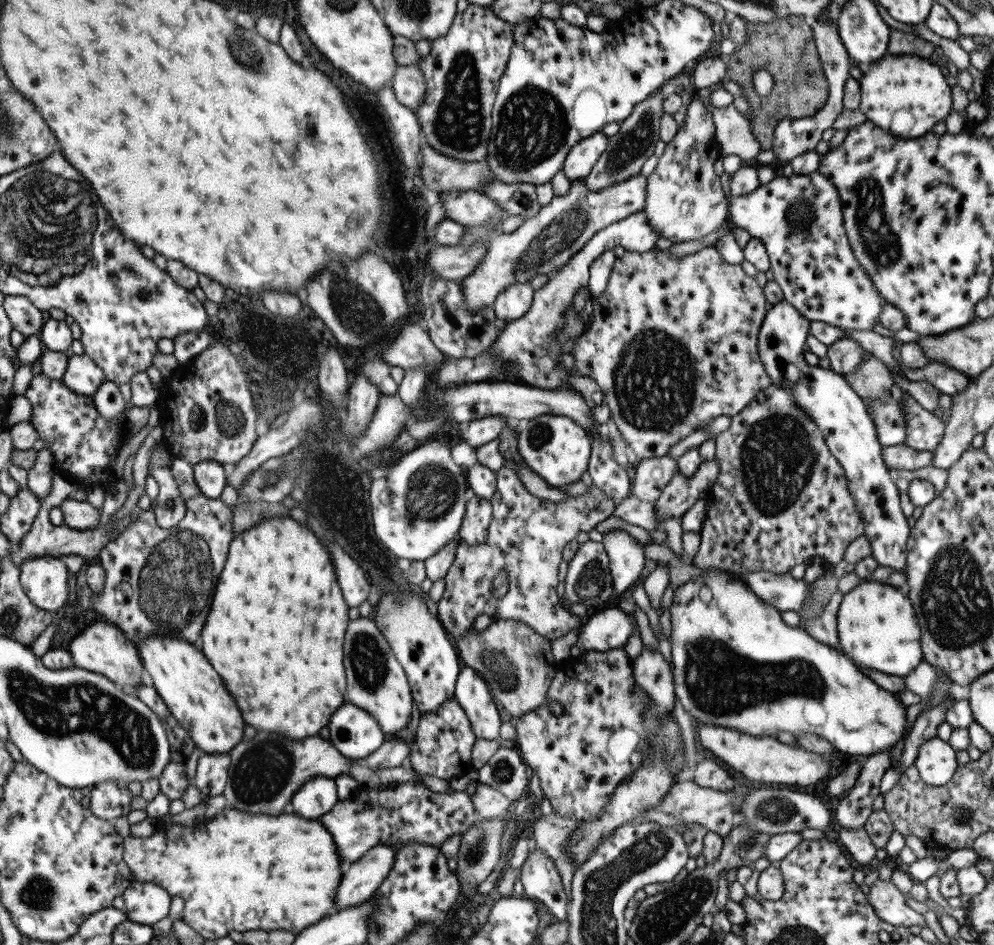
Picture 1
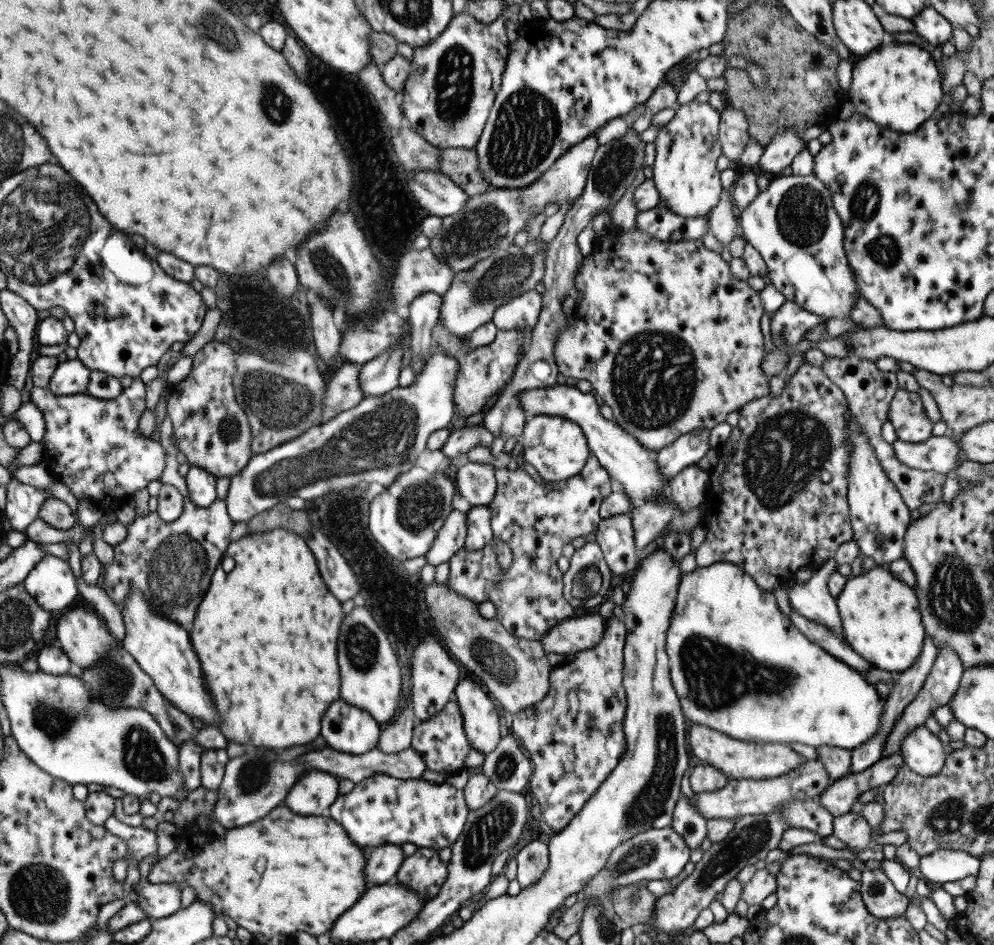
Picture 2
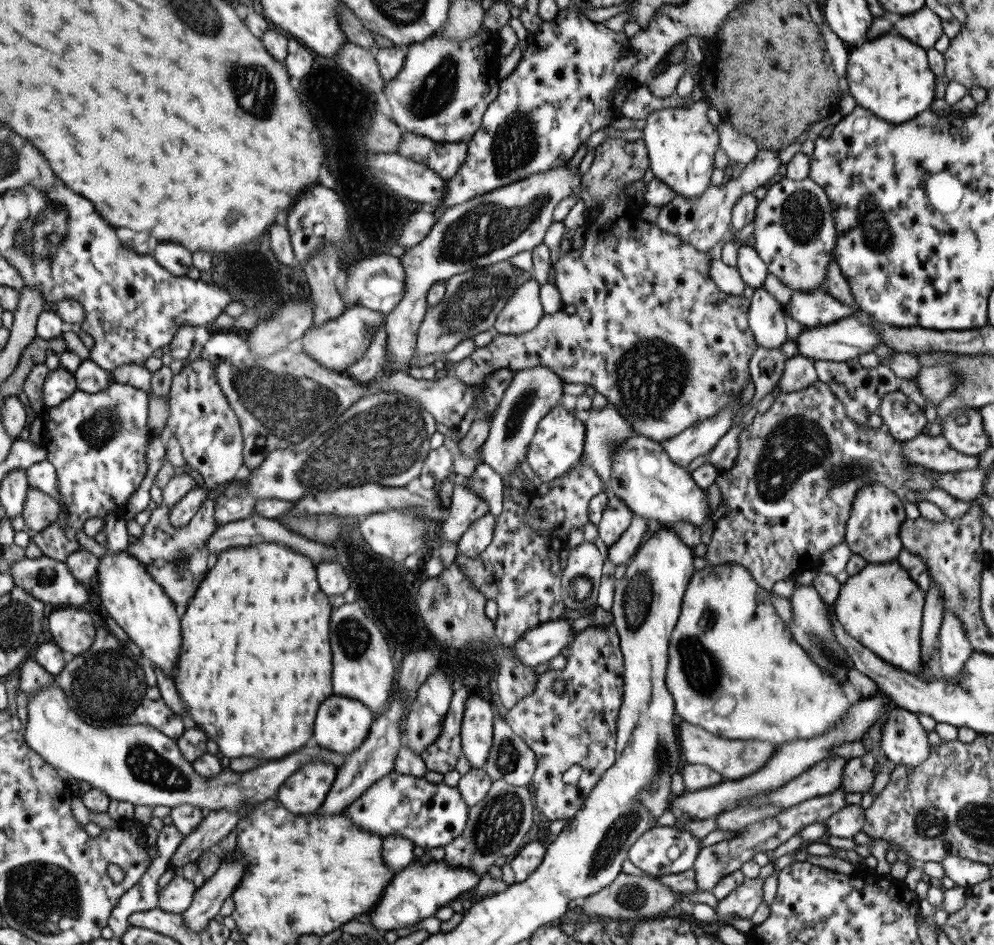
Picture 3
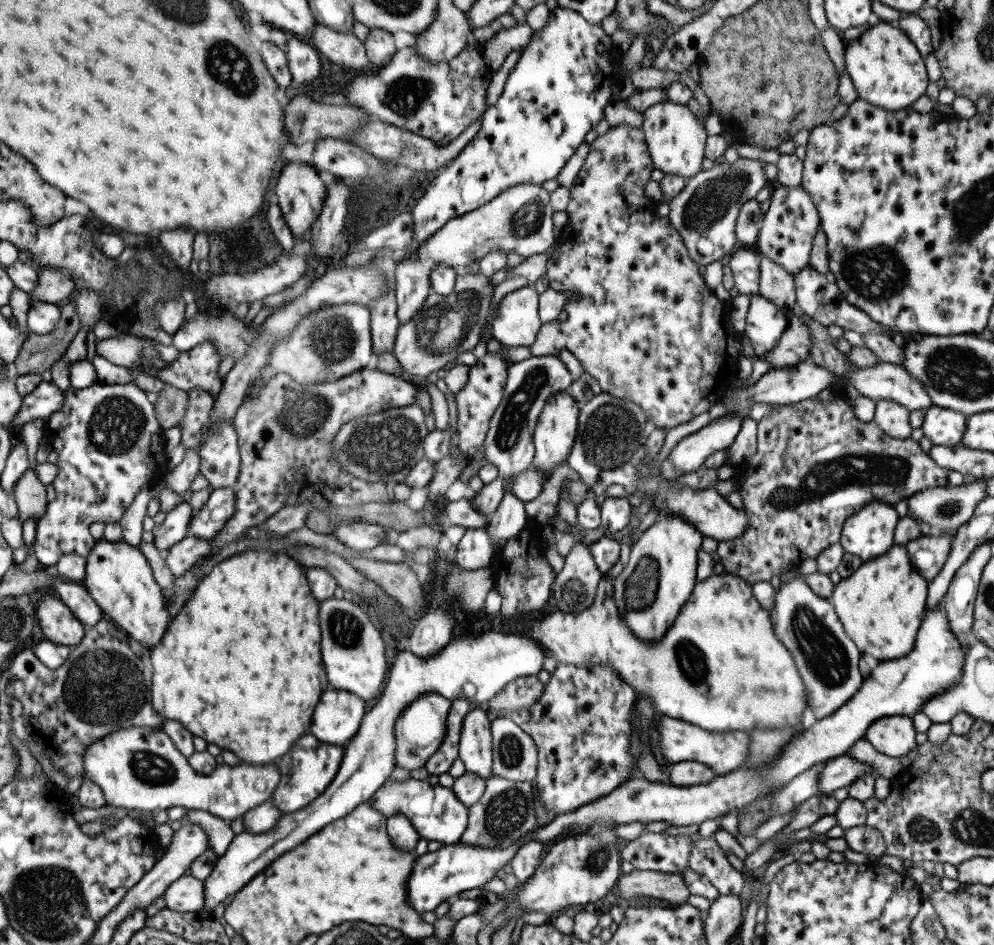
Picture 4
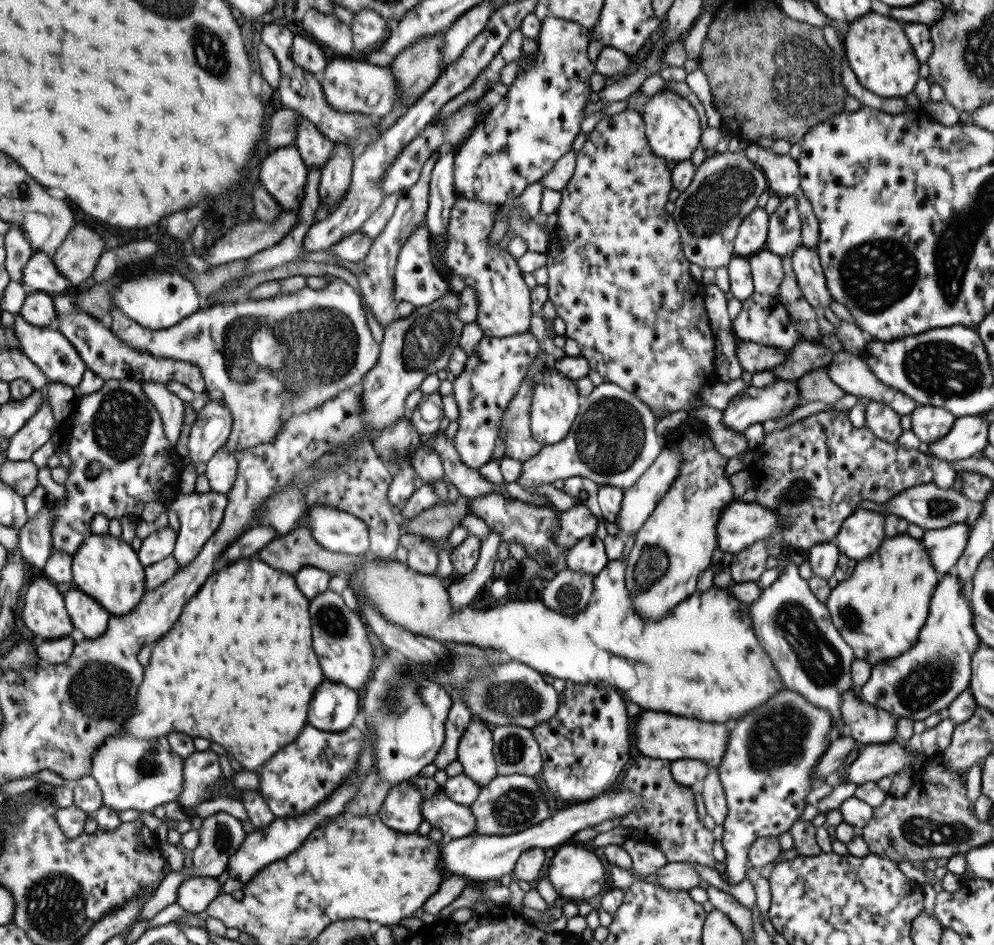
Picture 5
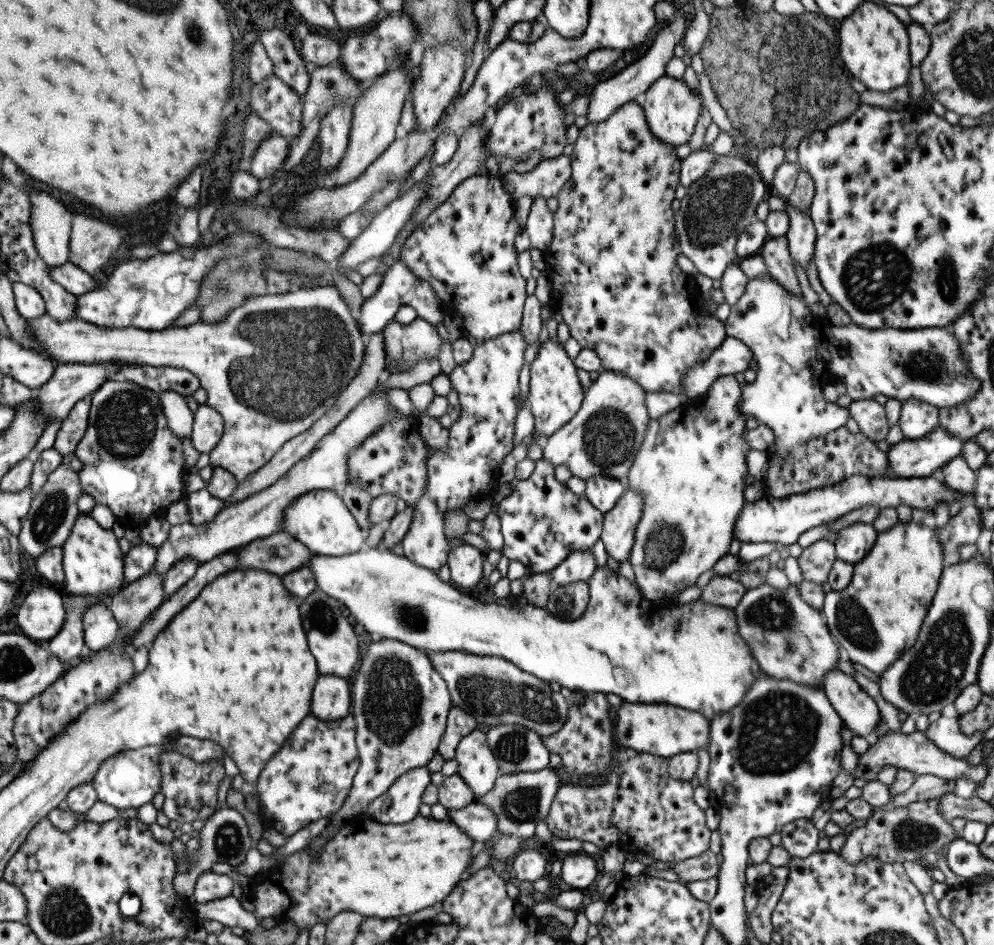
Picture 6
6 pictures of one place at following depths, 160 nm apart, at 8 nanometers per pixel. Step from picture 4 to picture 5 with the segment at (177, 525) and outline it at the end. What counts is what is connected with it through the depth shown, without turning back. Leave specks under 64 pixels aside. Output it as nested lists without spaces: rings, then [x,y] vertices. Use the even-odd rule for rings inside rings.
[[[169,526],[152,530],[147,538],[143,539],[139,550],[137,550],[137,559],[143,567],[149,566],[157,561],[163,560],[172,554],[176,542],[176,534],[169,529]]]

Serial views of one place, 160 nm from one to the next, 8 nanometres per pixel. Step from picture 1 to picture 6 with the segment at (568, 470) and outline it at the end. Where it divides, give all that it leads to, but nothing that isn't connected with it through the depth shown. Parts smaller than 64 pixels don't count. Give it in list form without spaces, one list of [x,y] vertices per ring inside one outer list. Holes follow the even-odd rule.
[[[549,337],[541,340],[533,361],[529,364],[528,395],[534,429],[546,438],[560,429],[580,407],[583,388],[576,375],[573,361],[567,357],[563,345]]]

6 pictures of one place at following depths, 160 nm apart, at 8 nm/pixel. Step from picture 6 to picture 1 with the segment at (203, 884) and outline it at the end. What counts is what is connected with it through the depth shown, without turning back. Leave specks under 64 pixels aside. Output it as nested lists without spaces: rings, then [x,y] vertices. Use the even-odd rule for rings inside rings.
[[[139,881],[130,882],[120,897],[124,902],[122,911],[126,914],[126,918],[129,921],[151,926],[157,921],[167,920],[170,896],[159,885]]]

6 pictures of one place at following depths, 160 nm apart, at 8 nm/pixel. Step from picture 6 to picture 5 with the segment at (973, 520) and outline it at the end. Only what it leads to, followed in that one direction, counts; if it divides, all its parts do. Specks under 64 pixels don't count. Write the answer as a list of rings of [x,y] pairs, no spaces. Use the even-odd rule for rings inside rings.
[[[965,522],[931,531],[925,530],[920,538],[919,544],[929,556],[935,574],[941,576],[952,571],[958,562],[969,535]]]

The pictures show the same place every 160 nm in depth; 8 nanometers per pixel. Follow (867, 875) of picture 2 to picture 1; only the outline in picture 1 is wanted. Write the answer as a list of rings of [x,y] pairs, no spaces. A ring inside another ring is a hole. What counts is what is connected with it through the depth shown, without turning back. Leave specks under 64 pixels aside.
[[[874,880],[869,887],[866,901],[873,909],[875,916],[893,926],[925,926],[923,916],[905,903],[904,895],[891,881]]]

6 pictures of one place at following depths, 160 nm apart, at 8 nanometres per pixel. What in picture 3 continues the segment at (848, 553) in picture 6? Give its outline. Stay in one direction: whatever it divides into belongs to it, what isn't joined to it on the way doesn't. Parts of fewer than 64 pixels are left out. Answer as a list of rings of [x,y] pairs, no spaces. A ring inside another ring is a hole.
[[[878,482],[866,484],[855,493],[852,500],[843,542],[852,554],[861,556],[867,563],[895,561],[903,548],[899,539],[899,529],[904,520],[903,503],[896,493]]]

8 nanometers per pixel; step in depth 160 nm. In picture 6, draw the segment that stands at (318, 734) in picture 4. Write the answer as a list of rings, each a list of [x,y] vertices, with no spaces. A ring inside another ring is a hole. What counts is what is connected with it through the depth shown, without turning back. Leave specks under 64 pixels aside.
[[[317,676],[311,696],[311,714],[330,721],[349,715],[350,690],[347,681],[337,676]]]

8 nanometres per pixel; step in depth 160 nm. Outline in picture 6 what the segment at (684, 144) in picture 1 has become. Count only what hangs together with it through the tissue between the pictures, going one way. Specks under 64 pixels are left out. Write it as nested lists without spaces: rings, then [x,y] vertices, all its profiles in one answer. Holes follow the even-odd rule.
[[[665,75],[657,78],[645,90],[639,102],[641,103],[641,109],[643,110],[649,132],[657,140],[674,147],[688,142],[694,126],[697,124],[697,117],[701,113],[701,99],[688,90],[682,79],[675,80],[675,78],[669,78],[669,76]]]

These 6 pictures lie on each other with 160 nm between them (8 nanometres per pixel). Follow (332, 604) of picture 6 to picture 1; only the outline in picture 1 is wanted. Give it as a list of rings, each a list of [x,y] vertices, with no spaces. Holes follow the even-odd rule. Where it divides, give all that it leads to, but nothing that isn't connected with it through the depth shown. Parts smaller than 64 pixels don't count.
[[[359,616],[347,624],[343,640],[343,668],[347,703],[370,714],[384,735],[393,735],[405,728],[413,708],[411,691],[401,666],[372,618]]]

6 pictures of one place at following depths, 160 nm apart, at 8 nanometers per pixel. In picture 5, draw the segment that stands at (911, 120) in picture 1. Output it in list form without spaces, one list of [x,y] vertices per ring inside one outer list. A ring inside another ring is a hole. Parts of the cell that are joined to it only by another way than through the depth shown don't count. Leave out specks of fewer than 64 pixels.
[[[869,11],[847,24],[840,41],[844,61],[861,87],[881,98],[903,98],[913,92],[920,63],[913,55],[902,23]]]

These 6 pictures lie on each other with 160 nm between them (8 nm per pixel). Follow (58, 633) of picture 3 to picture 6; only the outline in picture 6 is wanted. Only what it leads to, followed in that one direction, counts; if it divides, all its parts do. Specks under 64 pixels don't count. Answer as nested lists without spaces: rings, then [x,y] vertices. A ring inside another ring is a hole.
[[[42,584],[23,598],[15,622],[25,637],[44,643],[59,632],[66,617],[63,597],[55,585],[47,588]]]

